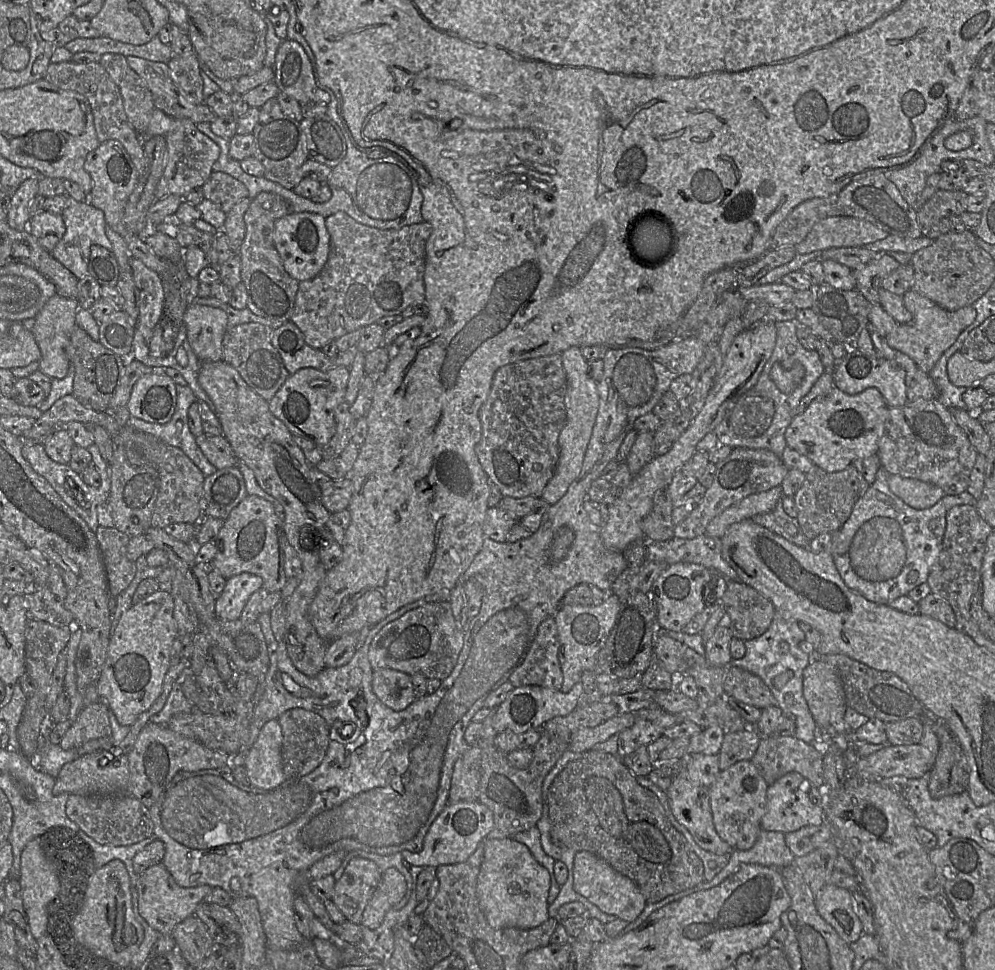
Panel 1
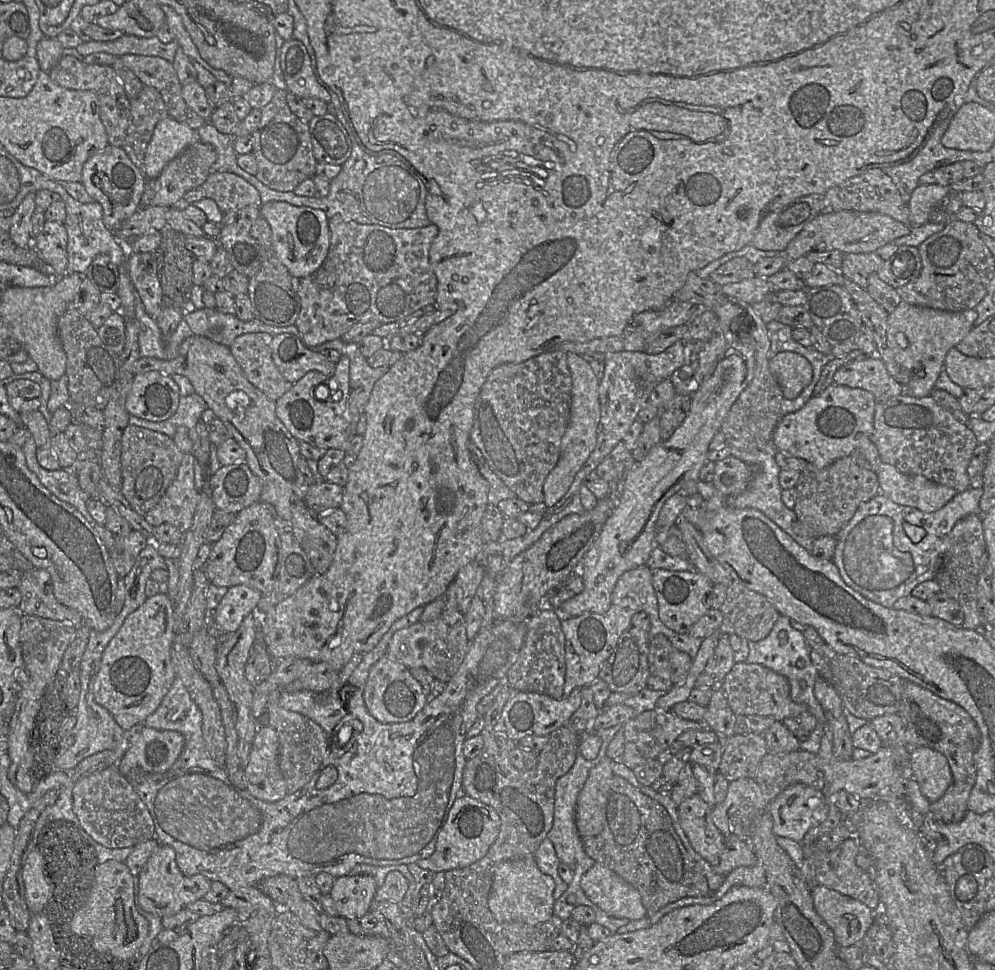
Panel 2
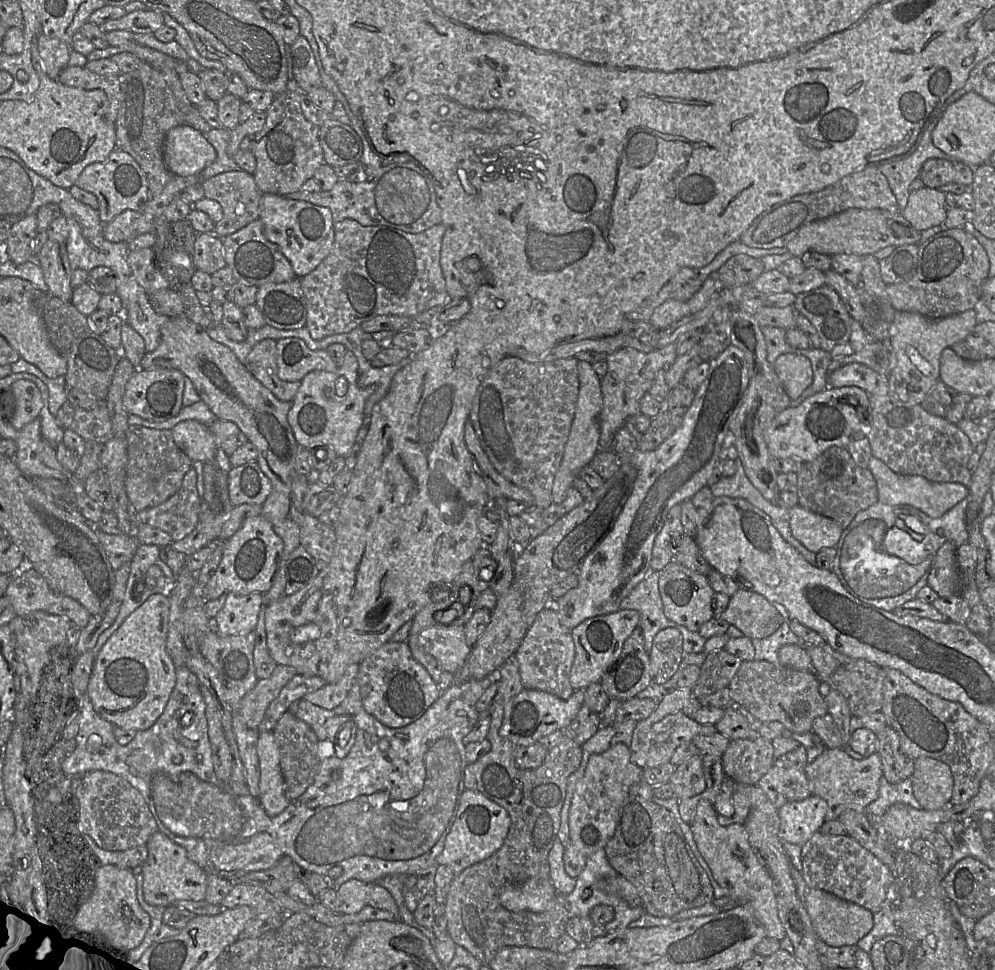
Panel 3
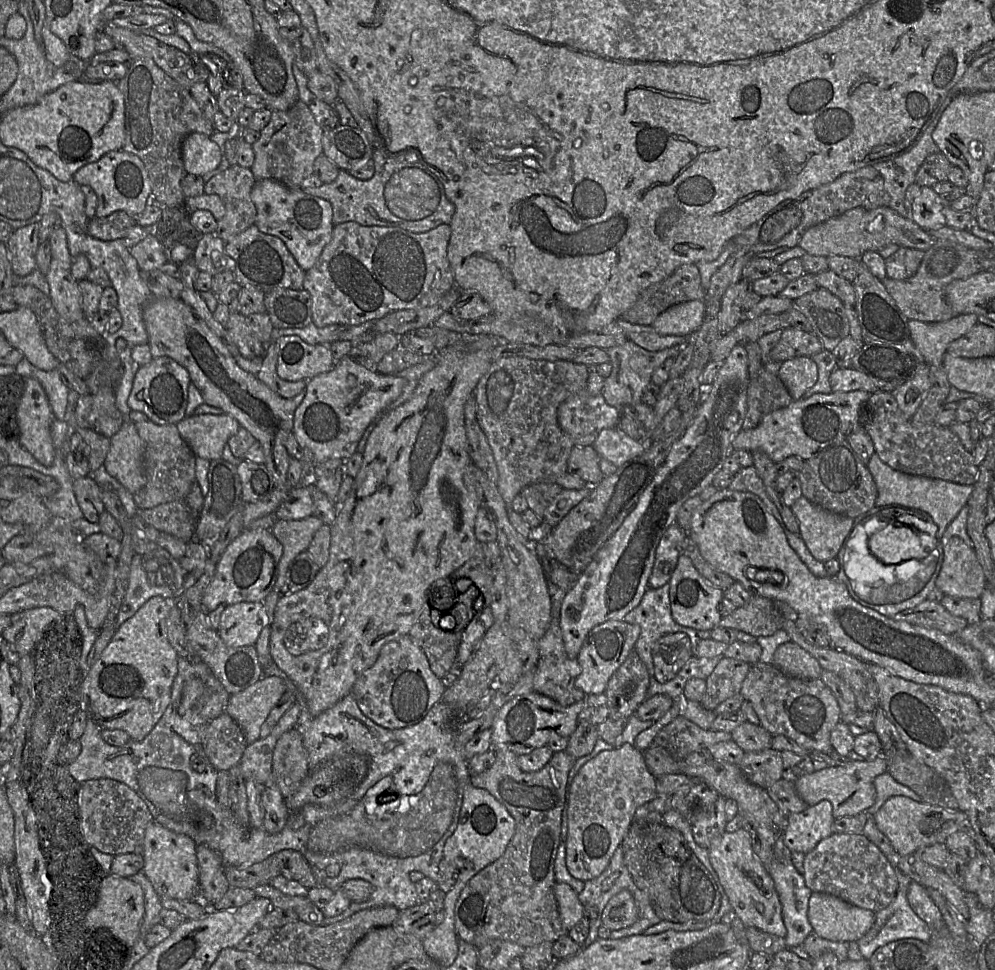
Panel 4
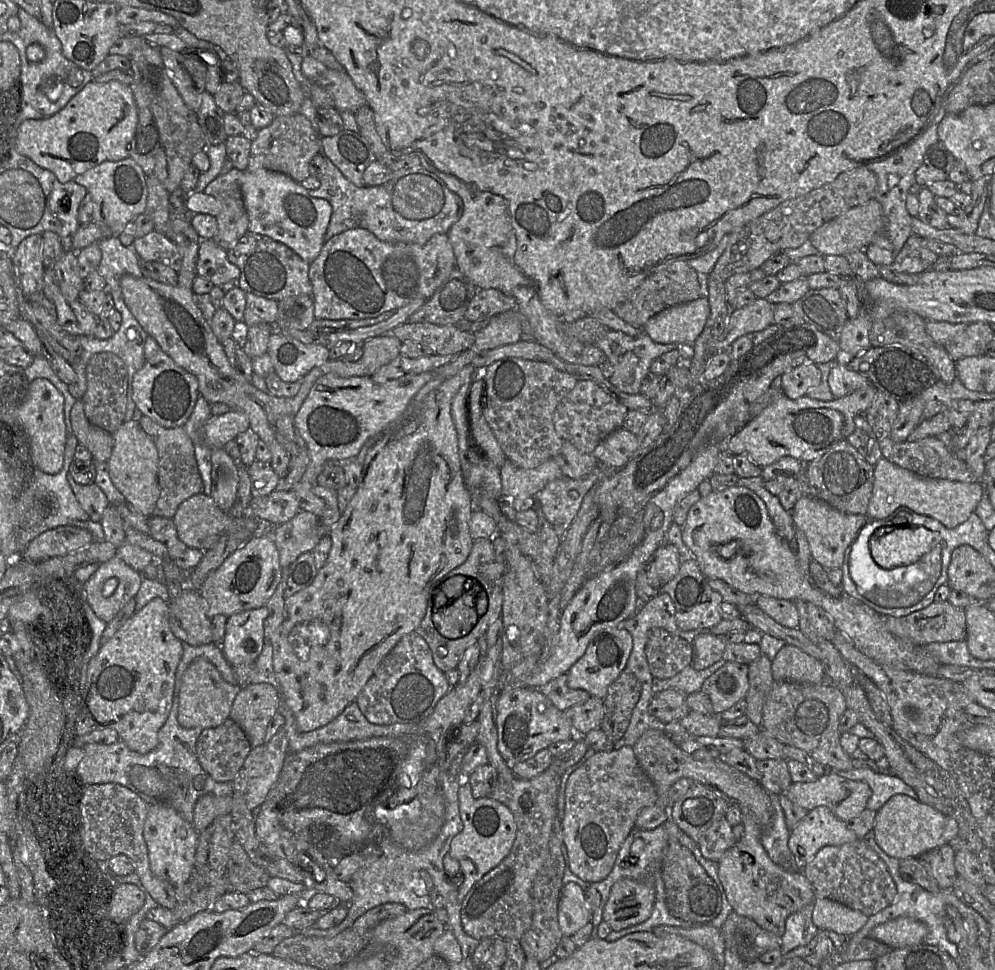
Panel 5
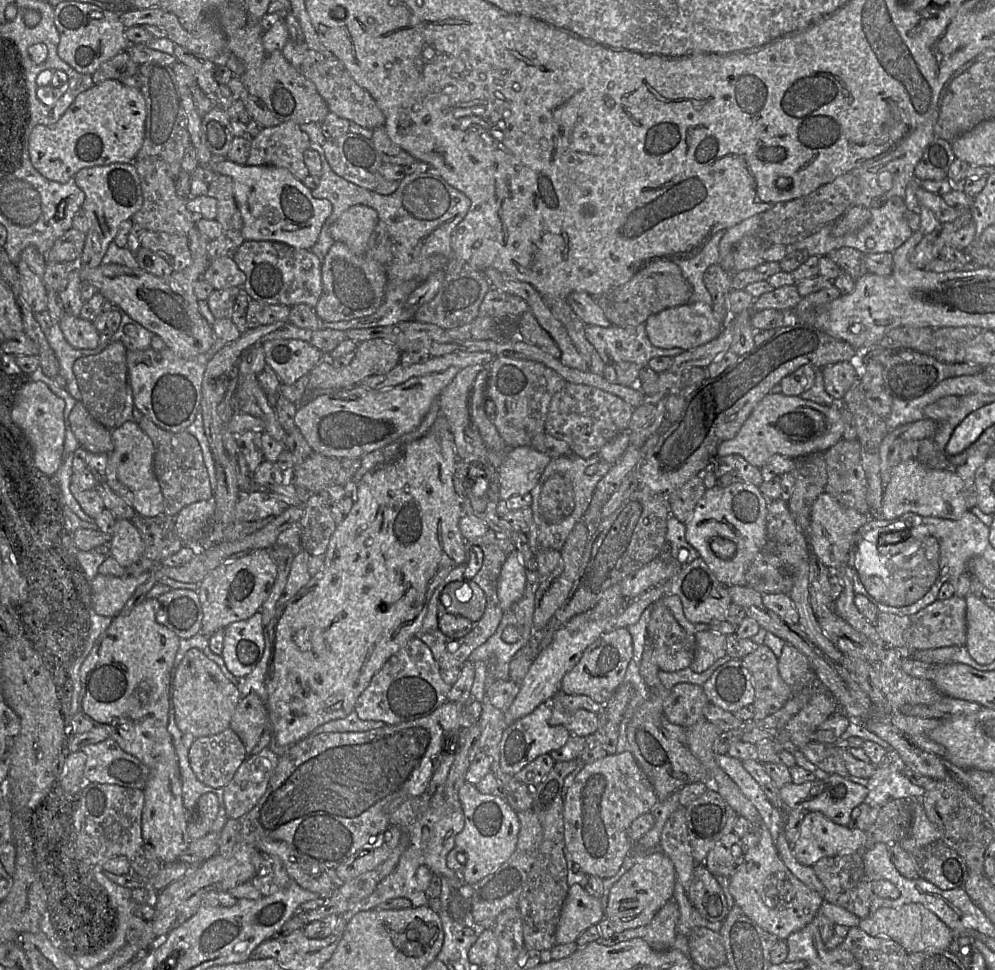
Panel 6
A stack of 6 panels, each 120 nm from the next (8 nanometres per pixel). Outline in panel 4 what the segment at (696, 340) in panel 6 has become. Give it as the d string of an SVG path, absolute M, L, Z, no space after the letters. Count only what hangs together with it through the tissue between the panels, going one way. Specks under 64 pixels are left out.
M692 300L673 305L659 314L651 326L661 335L689 338L703 324L706 303Z

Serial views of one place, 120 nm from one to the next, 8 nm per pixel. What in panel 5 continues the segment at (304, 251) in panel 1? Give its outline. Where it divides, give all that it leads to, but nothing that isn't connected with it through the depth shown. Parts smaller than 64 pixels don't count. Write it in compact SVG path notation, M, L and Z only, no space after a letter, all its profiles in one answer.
M267 169L243 171L241 191L250 232L285 244L309 265L318 257L332 214L332 205L327 200L312 197L301 183L283 173Z

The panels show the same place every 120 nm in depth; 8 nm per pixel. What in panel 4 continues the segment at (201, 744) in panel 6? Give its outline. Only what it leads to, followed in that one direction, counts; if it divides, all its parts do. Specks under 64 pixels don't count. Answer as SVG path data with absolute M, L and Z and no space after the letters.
M227 713L207 723L202 745L217 771L229 771L239 766L248 746L241 728Z

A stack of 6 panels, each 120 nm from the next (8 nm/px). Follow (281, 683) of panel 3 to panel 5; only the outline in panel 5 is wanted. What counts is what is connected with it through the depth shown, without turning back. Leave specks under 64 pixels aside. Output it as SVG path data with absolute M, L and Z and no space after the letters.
M268 683L241 687L230 711L230 718L244 731L251 748L264 744L267 727L279 711L281 696Z

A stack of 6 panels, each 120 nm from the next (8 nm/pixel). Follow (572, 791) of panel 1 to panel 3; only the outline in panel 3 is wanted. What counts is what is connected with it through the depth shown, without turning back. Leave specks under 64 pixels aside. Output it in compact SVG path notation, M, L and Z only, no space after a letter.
M628 794L618 812L613 836L604 847L609 864L632 883L640 897L646 914L656 917L673 917L681 911L712 903L714 892L706 872L698 863L672 814L652 800L639 794Z

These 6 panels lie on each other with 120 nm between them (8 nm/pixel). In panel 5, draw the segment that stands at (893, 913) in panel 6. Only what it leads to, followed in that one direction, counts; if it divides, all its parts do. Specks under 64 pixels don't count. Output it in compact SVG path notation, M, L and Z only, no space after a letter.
M898 917L876 926L870 932L870 937L897 949L923 944L927 933L928 928L923 922L910 917Z

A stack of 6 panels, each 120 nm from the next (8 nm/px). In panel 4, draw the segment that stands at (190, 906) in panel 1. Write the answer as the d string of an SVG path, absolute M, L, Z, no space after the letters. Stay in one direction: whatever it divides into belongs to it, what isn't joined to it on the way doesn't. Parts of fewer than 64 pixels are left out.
M152 821L146 828L142 872L160 899L189 900L198 896L197 844L187 835L175 833Z

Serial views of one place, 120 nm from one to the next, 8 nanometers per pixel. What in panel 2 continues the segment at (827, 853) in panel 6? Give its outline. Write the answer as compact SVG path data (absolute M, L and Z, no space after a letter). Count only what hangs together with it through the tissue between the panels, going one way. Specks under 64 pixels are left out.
M797 783L787 787L767 806L773 818L773 833L801 843L806 833L821 824L828 815L829 806L821 790Z

